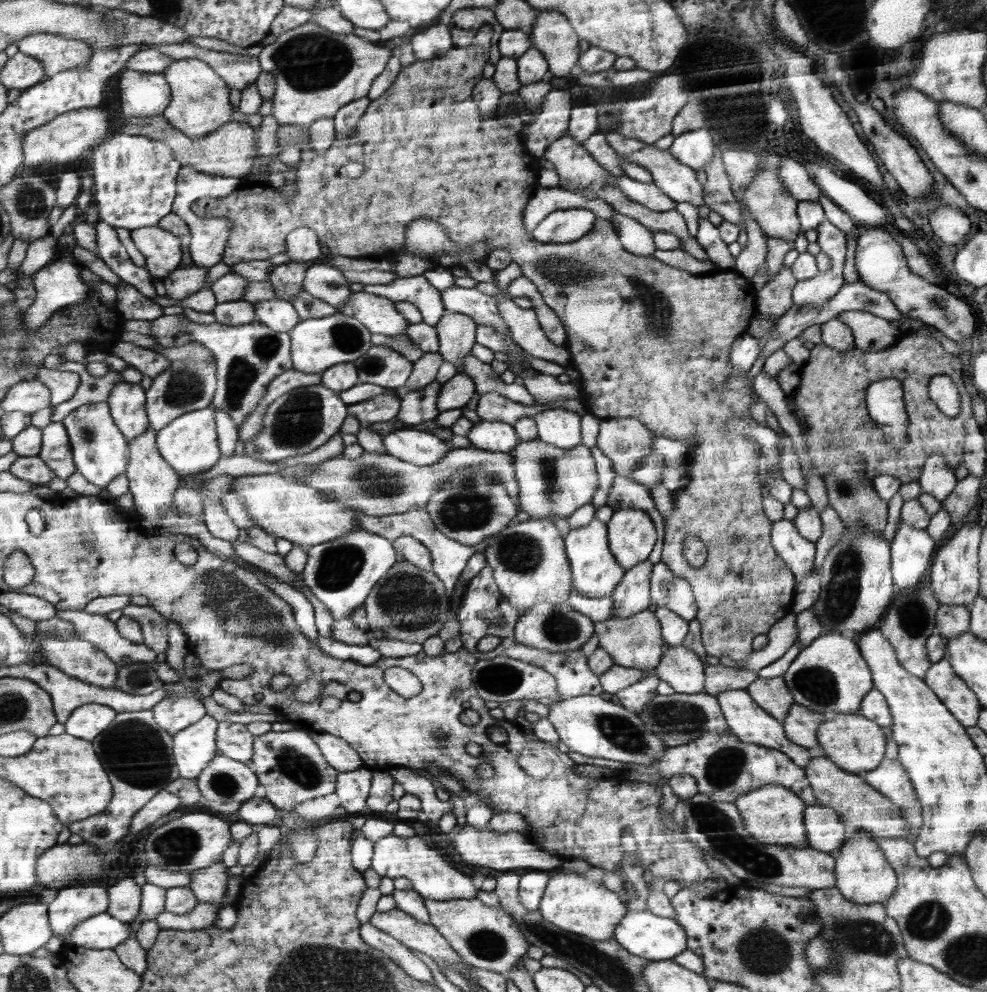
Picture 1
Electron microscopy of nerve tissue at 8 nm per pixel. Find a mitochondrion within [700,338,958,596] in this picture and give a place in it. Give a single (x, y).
(844, 487)

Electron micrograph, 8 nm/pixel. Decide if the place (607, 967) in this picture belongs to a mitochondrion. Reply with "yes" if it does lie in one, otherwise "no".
yes

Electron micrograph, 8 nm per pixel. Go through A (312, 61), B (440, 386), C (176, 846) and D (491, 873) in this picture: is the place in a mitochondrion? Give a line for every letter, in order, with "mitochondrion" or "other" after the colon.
A: mitochondrion
B: other
C: mitochondrion
D: other

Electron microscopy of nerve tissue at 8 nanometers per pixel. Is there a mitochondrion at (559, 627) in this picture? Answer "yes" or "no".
yes

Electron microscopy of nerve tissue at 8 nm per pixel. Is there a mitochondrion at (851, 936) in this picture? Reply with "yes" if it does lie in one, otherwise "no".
yes

